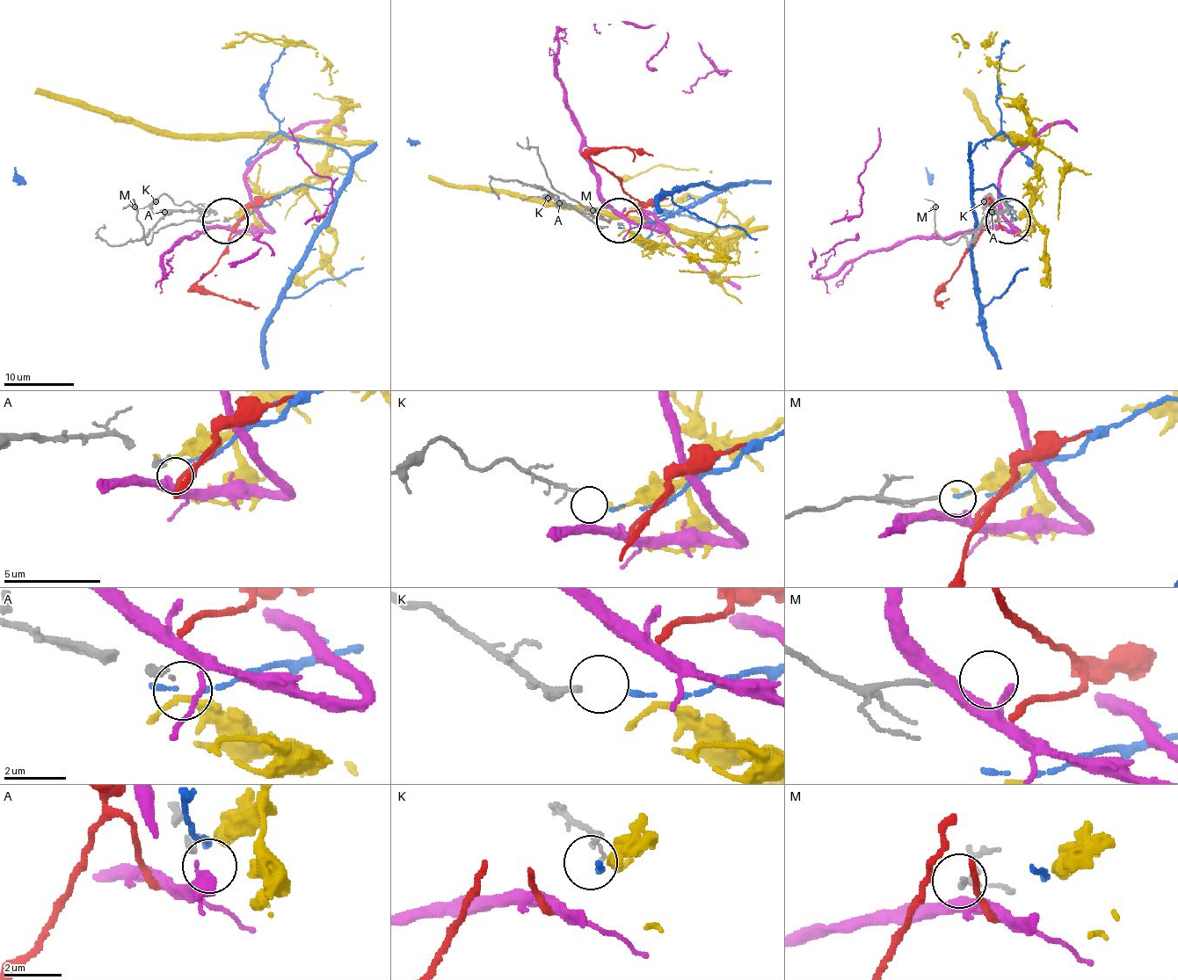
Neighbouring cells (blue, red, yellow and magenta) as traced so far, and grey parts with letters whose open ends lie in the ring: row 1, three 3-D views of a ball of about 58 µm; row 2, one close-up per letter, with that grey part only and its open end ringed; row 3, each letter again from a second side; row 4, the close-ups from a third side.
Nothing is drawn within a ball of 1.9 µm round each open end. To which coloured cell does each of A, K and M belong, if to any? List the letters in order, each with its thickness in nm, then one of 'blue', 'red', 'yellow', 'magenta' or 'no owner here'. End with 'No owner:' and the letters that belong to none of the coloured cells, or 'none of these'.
A: 280 nm thick; no owner here
K: 170 nm thick; blue
M: 180 nm thick; no owner here
No owner: A, M

